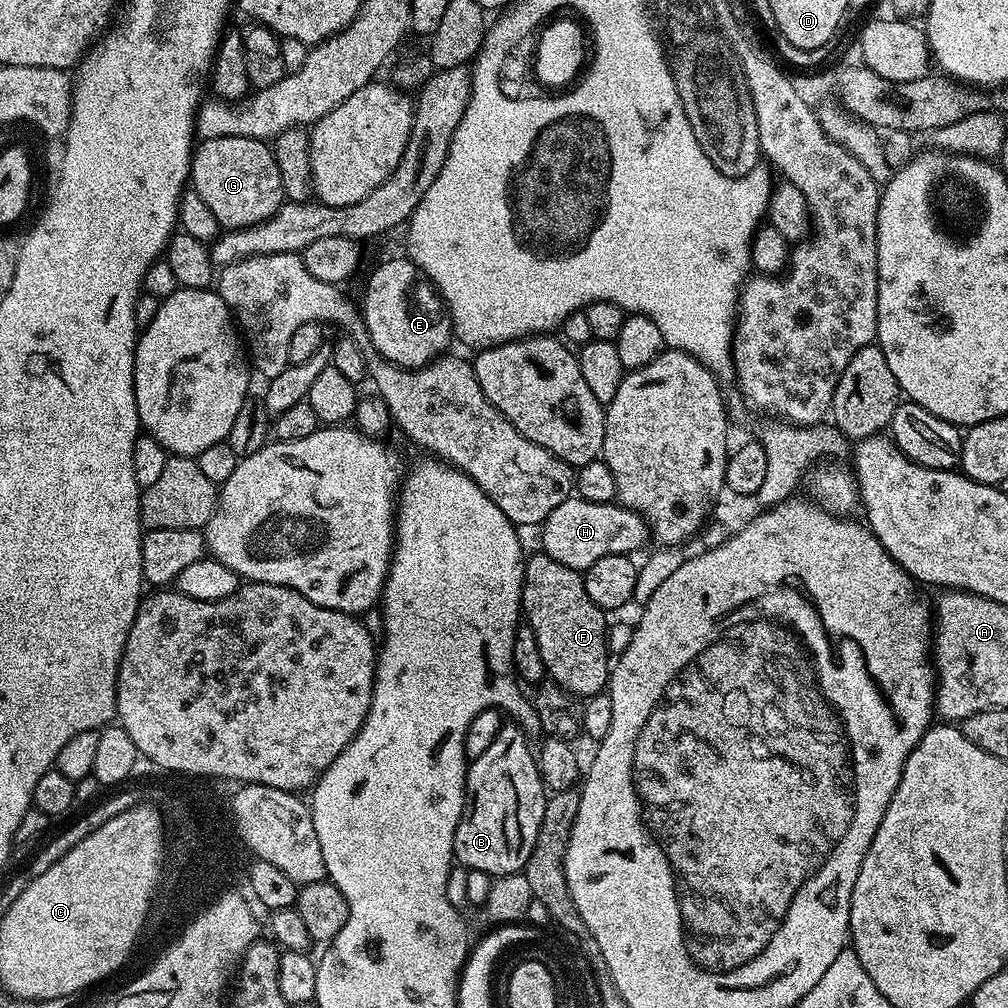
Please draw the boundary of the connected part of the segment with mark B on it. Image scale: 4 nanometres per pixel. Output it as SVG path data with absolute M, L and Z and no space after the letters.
M513 722L501 723L498 734L494 738L494 742L490 742L490 747L488 747L488 749L486 749L477 760L471 761L471 763L467 765L466 775L464 777L464 809L462 810L462 818L456 827L452 851L455 859L459 861L463 867L473 872L484 872L487 876L493 878L523 873L526 862L530 858L530 850L534 850L534 838L538 838L538 826L542 826L542 814L544 813L546 789L544 783L540 781L540 771L536 765L533 745L528 745L528 740L524 736L527 736L525 729L521 728L519 724Z

